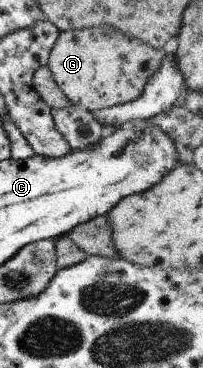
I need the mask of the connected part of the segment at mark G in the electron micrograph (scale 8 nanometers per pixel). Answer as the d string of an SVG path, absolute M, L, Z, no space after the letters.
M97 26L59 32L50 49L47 66L68 102L92 113L138 98L146 80L158 70L165 56L167 48L154 50L136 38L120 34L115 28Z

